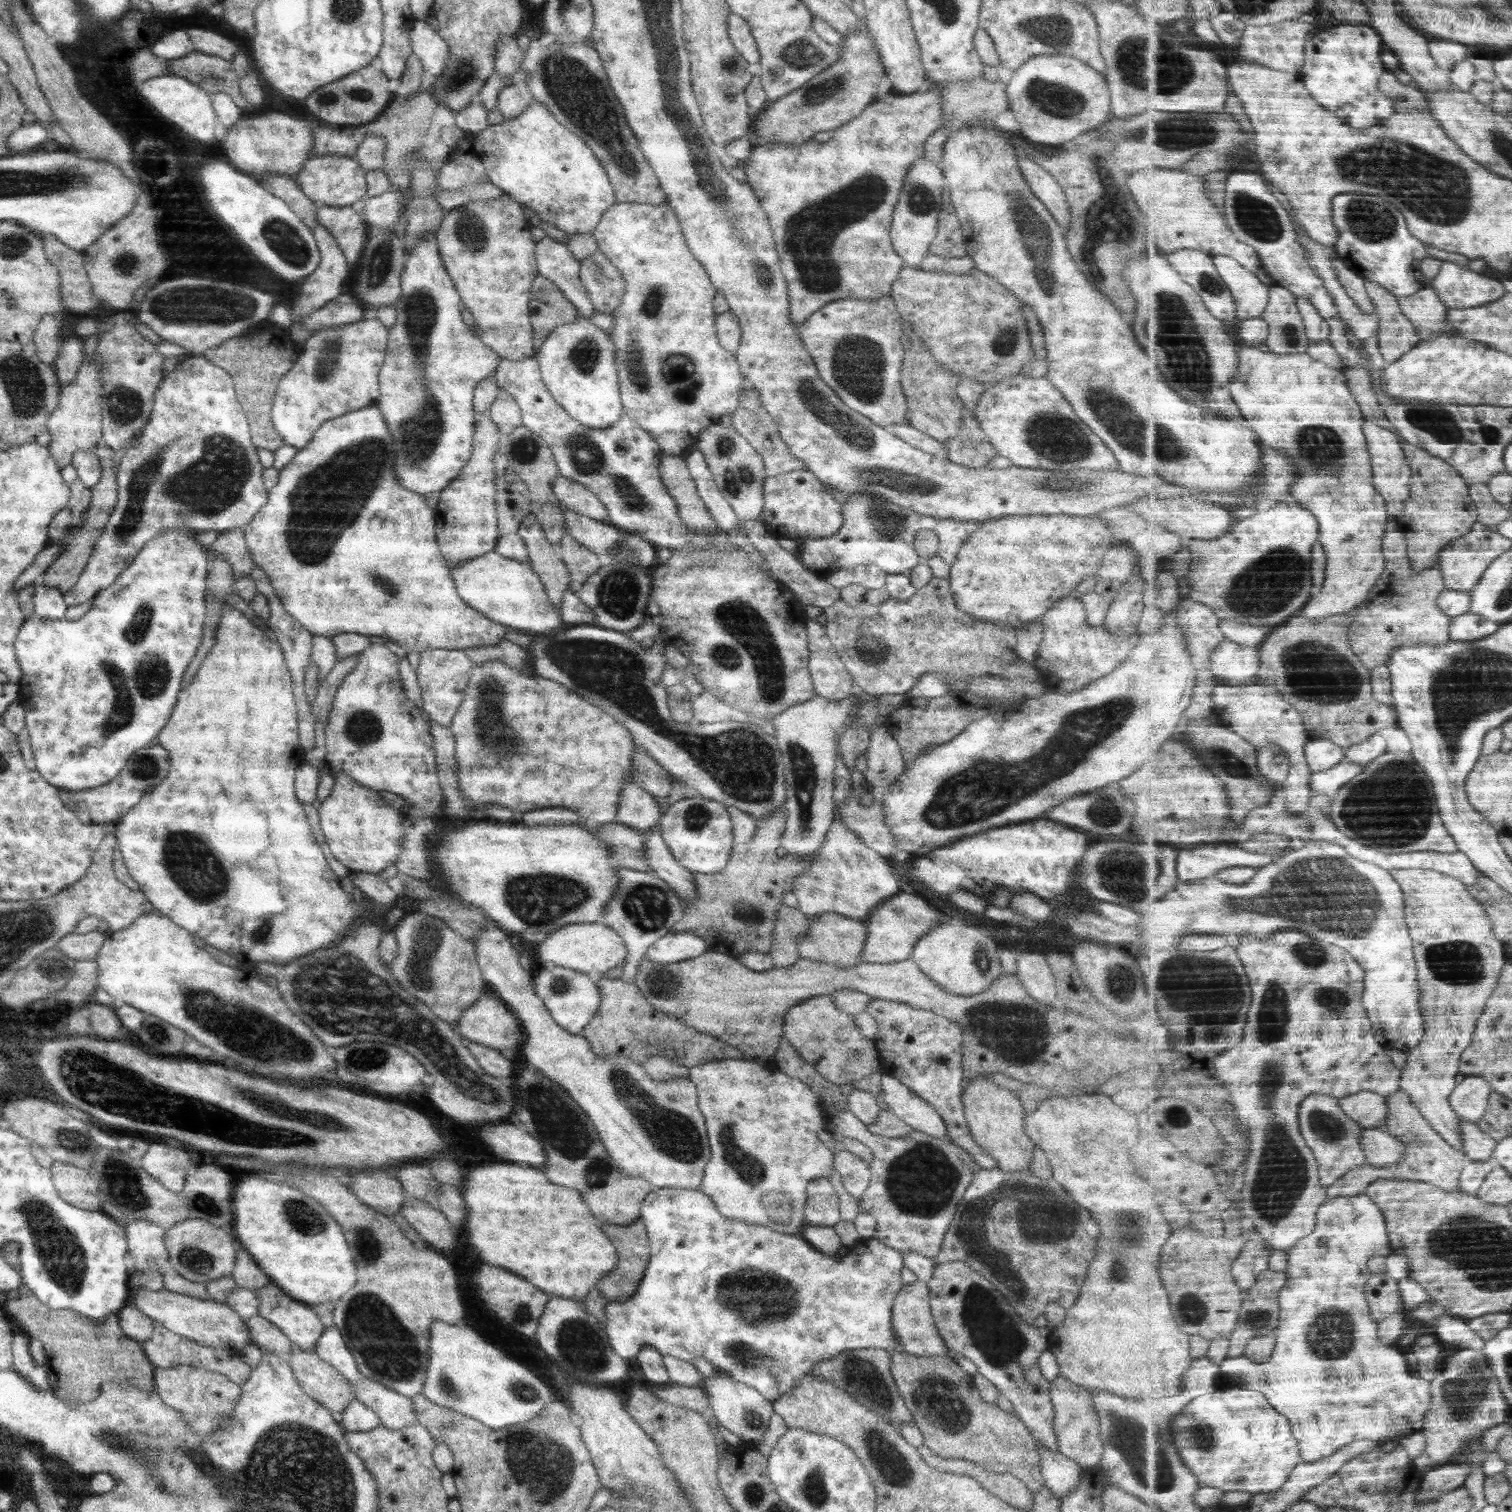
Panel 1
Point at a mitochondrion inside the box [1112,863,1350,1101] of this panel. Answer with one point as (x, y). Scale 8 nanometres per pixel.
(1189, 986)

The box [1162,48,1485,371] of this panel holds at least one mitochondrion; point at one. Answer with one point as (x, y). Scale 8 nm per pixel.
(1387, 165)

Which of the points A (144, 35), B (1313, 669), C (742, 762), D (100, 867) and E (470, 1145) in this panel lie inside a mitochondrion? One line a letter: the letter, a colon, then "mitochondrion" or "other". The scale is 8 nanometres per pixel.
A: other
B: mitochondrion
C: mitochondrion
D: other
E: other

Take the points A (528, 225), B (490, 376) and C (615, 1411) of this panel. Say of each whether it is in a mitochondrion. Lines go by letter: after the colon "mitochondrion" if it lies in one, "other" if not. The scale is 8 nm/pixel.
A: other
B: other
C: other

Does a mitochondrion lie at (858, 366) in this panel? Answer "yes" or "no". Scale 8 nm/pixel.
yes

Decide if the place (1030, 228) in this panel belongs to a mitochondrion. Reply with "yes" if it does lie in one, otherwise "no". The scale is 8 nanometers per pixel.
yes

